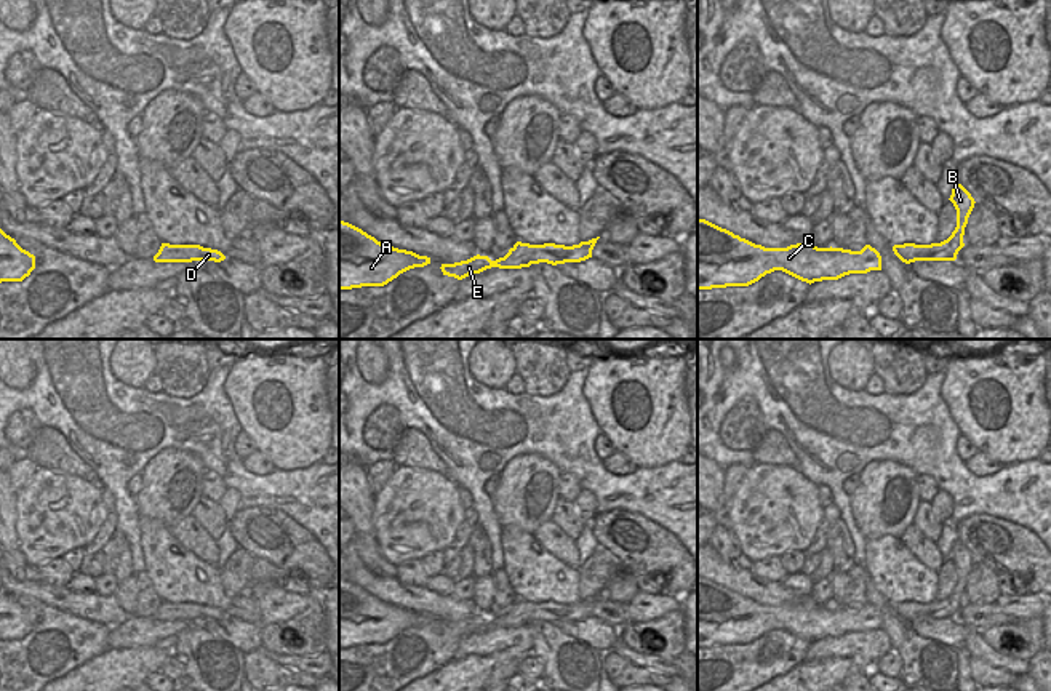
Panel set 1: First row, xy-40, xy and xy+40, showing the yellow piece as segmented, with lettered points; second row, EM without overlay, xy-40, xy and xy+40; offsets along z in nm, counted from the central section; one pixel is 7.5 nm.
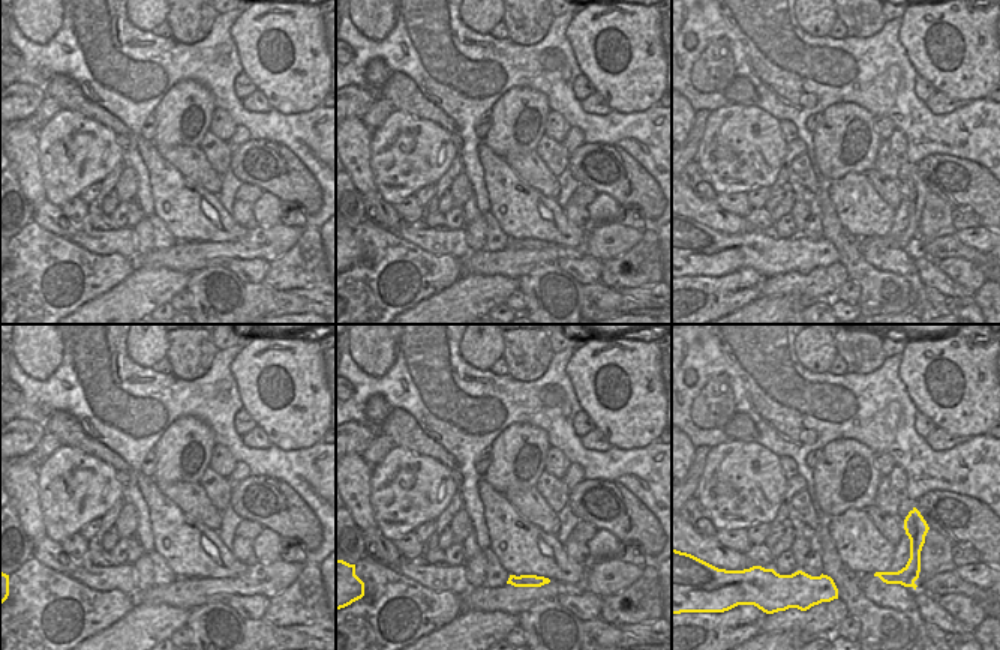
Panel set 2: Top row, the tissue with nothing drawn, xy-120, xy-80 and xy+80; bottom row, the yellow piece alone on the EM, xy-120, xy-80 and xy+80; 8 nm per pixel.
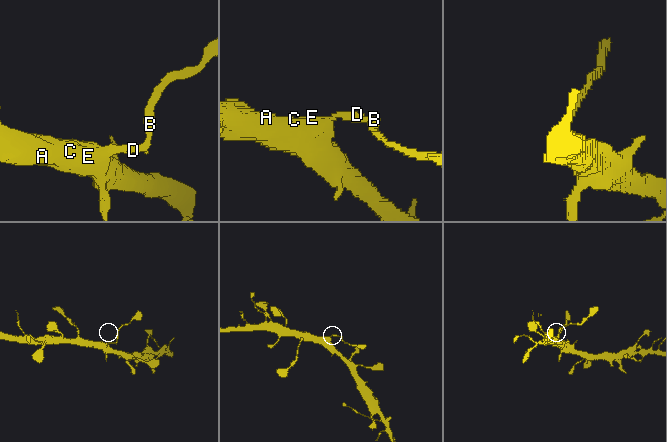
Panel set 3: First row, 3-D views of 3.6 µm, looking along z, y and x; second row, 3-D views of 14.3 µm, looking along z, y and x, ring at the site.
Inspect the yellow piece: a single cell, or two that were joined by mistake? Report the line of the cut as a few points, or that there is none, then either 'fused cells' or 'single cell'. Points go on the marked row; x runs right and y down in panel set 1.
xy (514, 247), (522, 259), (531, 263) | fused cells

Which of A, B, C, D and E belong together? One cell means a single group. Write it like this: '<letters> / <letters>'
A C E / B D

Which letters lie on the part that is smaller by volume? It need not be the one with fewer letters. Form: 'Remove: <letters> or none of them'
Remove: B, D

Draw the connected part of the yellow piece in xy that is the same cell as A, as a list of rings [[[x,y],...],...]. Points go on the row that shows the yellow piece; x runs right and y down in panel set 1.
[[[339,219],[339,290],[384,286],[400,274],[430,264],[430,258],[378,242]]]

